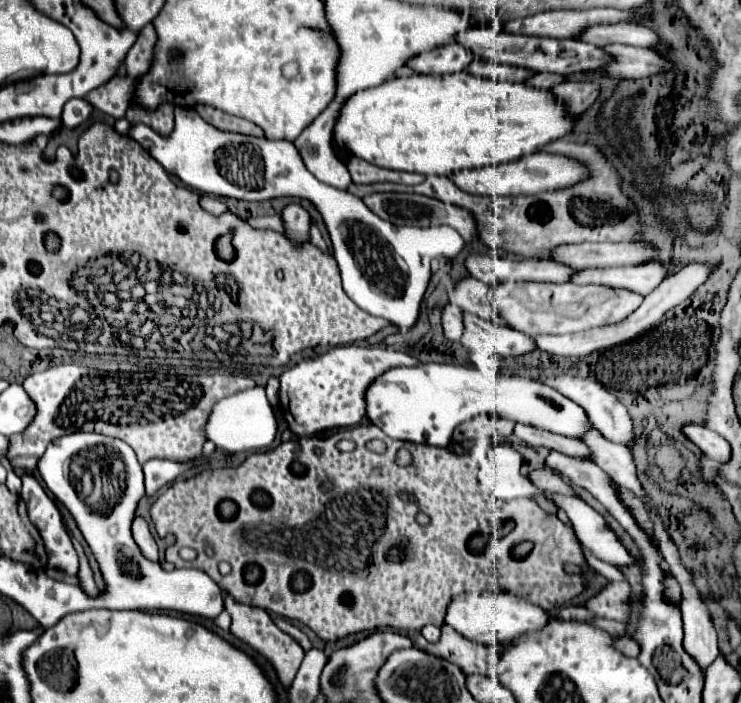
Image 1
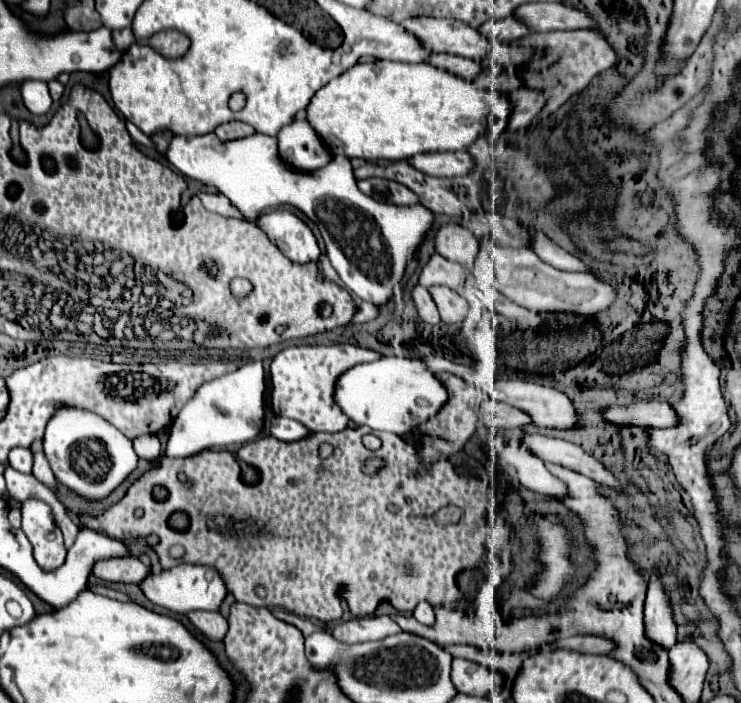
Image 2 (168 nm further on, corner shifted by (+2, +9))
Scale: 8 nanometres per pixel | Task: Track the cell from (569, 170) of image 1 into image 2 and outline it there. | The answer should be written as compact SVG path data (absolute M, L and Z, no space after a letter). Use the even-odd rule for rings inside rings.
M461 150L461 152L439 152L439 154L425 154L425 156L413 156L409 160L417 170L429 174L429 176L465 176L473 172L475 158Z

